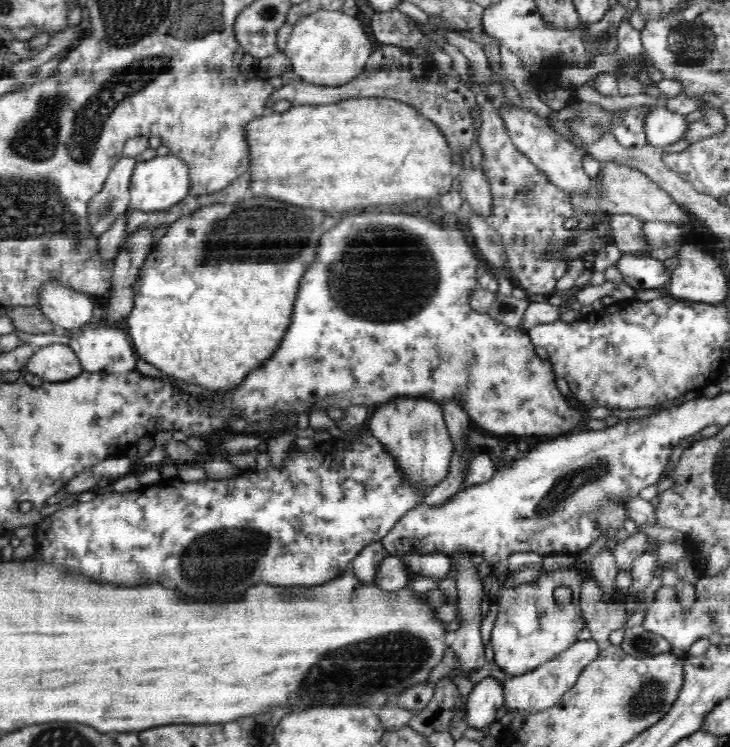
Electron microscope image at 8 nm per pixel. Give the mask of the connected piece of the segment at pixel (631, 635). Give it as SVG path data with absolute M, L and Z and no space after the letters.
M642 625L626 628L620 646L627 654L636 658L671 653L668 640L660 634L646 630Z

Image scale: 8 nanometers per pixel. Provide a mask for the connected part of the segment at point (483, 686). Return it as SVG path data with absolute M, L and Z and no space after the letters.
M487 676L477 682L465 704L468 727L484 730L494 723L498 708L504 704L504 685L497 678Z

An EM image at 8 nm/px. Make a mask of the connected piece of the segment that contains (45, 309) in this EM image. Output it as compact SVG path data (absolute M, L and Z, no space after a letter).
M46 282L40 288L38 310L66 330L78 330L93 320L94 301L59 282Z

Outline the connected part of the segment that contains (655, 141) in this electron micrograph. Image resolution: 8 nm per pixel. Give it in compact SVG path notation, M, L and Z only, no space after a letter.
M654 108L645 123L646 140L652 146L668 146L684 138L688 130L686 116L666 108Z

